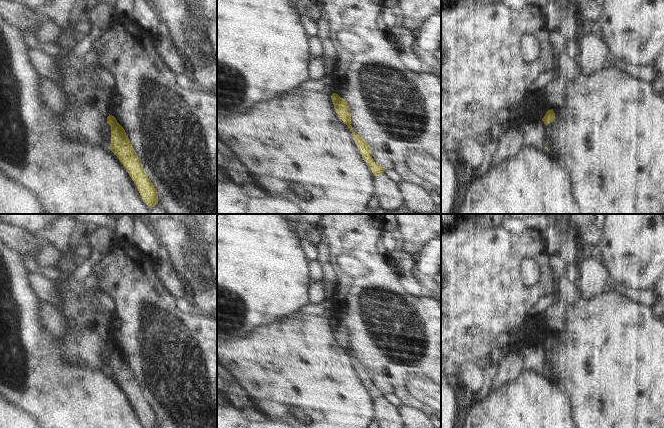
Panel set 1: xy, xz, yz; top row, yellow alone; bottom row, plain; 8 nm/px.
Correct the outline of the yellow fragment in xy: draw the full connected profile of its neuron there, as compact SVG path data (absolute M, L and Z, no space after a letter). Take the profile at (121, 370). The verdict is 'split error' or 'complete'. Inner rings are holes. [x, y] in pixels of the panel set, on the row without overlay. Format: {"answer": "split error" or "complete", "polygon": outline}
{"answer": "complete", "polygon": "M109 338L107 347L111 350L111 368L109 373L117 380L123 391L134 405L143 425L146 428L158 427L158 416L146 399L124 352L116 342Z"}

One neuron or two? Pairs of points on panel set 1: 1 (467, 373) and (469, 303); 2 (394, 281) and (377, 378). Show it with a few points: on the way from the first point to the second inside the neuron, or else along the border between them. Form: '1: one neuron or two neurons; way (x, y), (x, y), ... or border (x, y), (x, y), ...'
1: two neurons; border (475, 360), (465, 360), (462, 363), (458, 383)
2: two neurons; border (370, 370), (383, 374), (396, 388)

